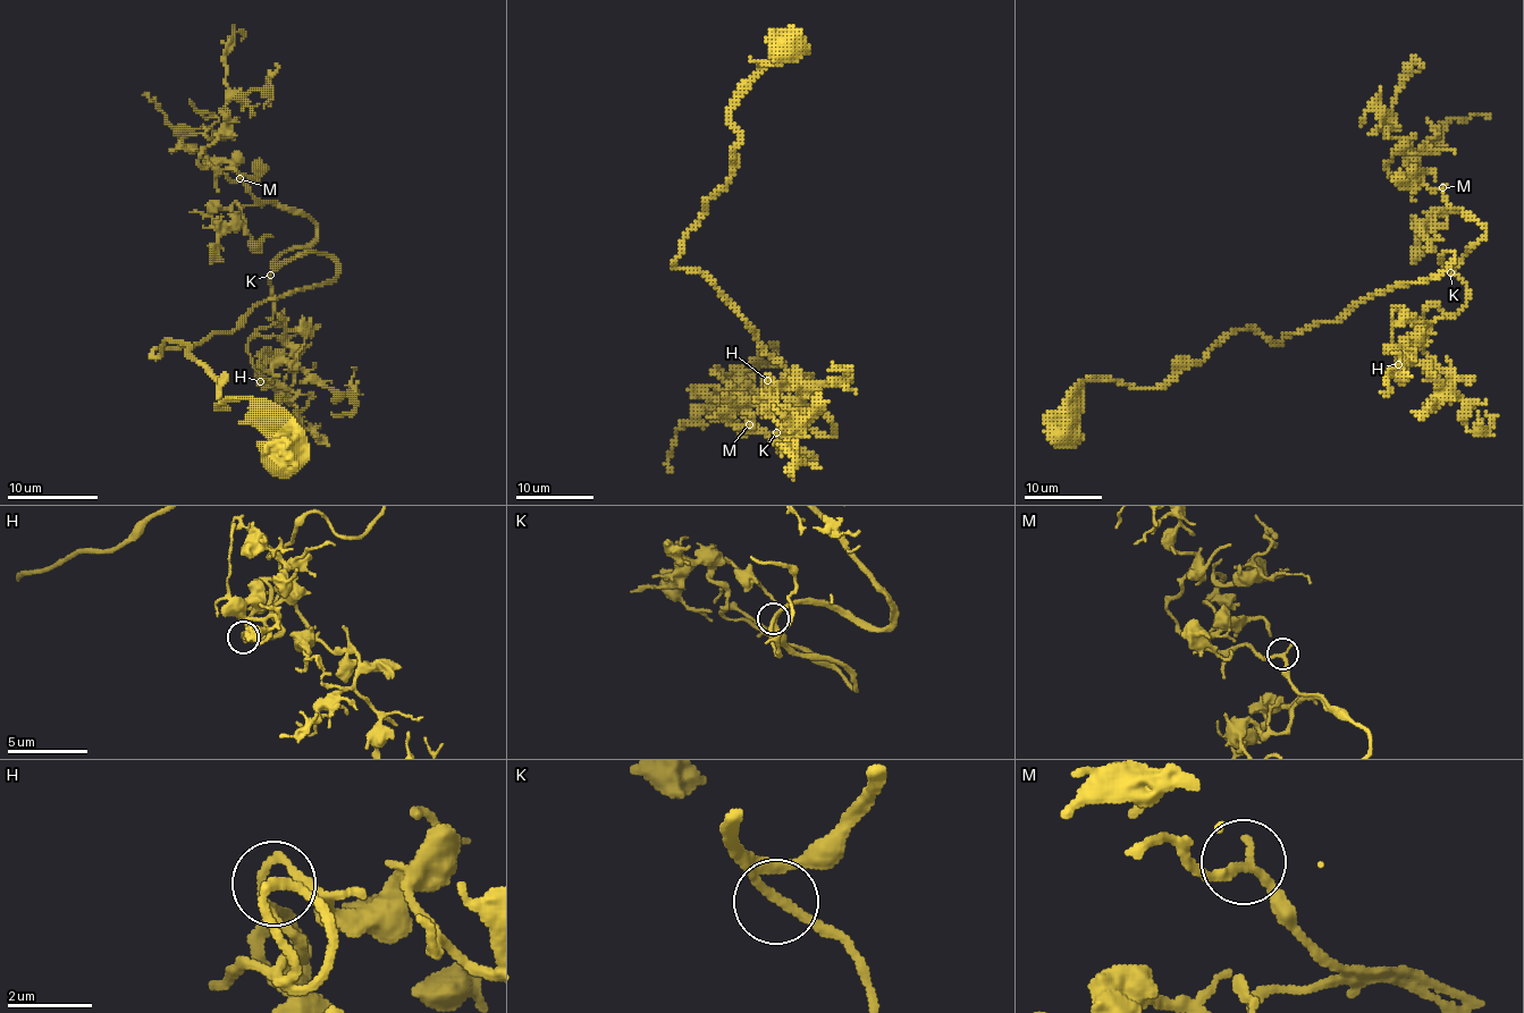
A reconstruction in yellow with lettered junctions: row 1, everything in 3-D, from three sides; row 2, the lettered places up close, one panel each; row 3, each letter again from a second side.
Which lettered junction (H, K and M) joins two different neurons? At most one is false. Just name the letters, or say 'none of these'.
none of these

